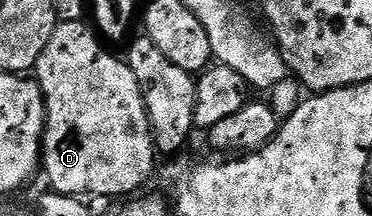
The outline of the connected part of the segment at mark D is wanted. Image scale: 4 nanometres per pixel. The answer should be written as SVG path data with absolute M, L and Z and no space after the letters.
M81 20L58 24L35 67L35 81L45 98L45 136L41 139L43 174L49 177L49 186L61 194L92 196L97 200L117 198L120 194L133 196L153 174L155 147L149 117L128 61L120 62L115 55L108 54L101 47L102 39L84 24Z

